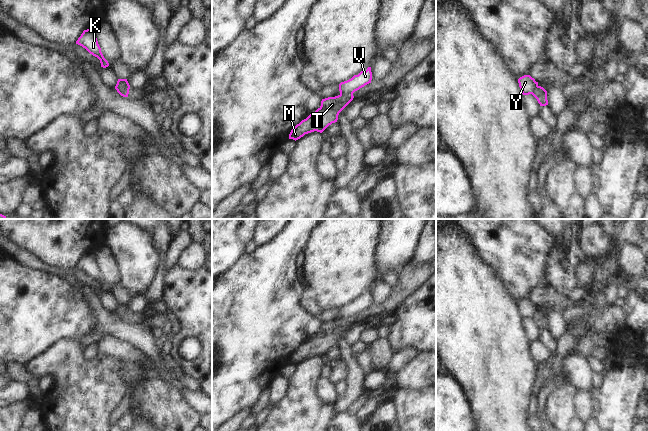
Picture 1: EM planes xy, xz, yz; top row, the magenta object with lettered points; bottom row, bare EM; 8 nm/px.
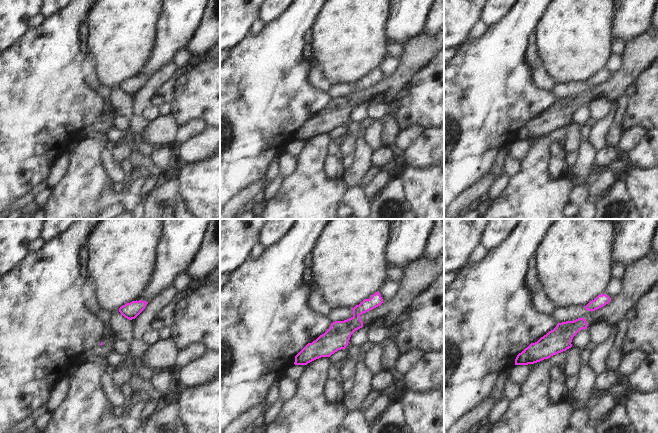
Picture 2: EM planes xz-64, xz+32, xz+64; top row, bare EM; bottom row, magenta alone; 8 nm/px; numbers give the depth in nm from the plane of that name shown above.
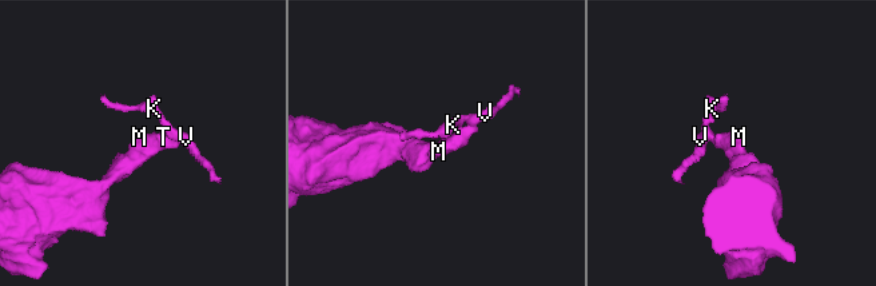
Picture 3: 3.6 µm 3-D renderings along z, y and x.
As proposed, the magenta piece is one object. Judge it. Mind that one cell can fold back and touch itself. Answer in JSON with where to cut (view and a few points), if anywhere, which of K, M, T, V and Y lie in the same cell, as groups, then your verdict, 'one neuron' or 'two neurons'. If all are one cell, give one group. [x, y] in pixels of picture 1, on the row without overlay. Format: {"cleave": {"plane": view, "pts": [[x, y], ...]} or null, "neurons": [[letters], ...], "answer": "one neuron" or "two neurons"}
{"cleave": {"plane": "xz", "pts": [[352, 316], [340, 319]]}, "neurons": [["K", "V", "Y"], ["M", "T"]], "answer": "two neurons"}

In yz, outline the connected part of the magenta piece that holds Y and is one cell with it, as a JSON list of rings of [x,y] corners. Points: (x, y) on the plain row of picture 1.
[[[530,299],[520,301],[518,307],[523,319],[532,318],[534,313],[538,311],[538,306]]]

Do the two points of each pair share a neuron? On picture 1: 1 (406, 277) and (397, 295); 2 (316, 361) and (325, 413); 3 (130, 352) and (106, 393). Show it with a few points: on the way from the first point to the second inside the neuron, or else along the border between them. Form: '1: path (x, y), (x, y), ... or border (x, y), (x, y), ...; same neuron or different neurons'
1: path (406, 281), (406, 285), (401, 291); same neuron
2: path (308, 374), (308, 396), (312, 400); same neuron
3: border (98, 353), (112, 356), (117, 360); different neurons

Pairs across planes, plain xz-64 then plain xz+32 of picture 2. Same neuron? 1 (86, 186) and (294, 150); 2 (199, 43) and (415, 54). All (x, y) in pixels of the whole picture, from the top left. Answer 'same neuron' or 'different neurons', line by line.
1: different neurons
2: different neurons

